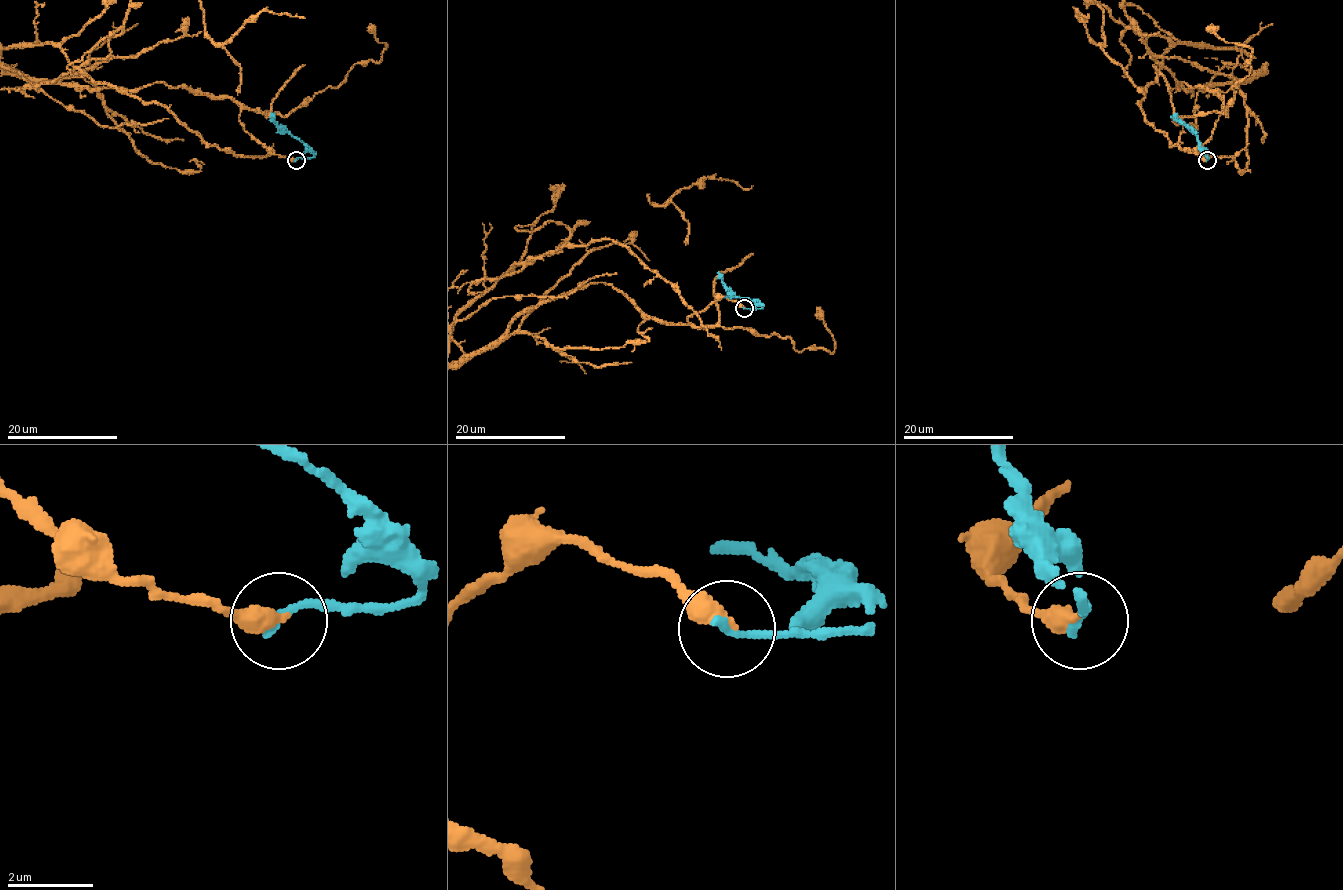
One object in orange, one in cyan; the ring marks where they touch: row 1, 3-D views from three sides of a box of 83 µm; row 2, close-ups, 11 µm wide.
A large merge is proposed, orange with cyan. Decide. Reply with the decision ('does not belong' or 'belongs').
does not belong

